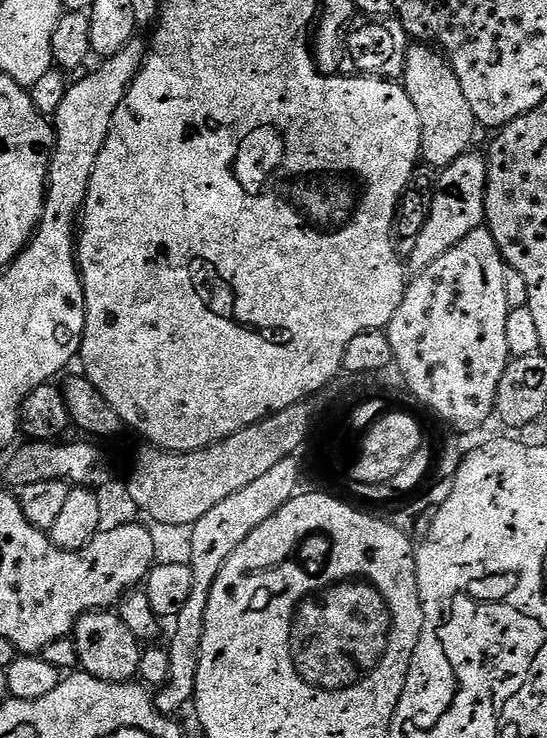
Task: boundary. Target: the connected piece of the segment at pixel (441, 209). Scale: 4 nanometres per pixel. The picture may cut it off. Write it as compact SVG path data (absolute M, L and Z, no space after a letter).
M469 150L459 156L454 163L439 173L440 185L432 196L432 205L428 208L428 221L424 229L416 236L416 245L412 253L406 256L406 264L413 273L426 270L434 258L442 258L446 250L458 246L466 234L470 234L485 223L486 194L488 193L488 162L476 150Z

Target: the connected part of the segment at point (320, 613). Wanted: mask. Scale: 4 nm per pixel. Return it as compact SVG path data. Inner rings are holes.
M352 573L304 592L292 604L287 647L296 680L312 691L352 692L381 669L396 633L396 614L384 589L367 573Z

